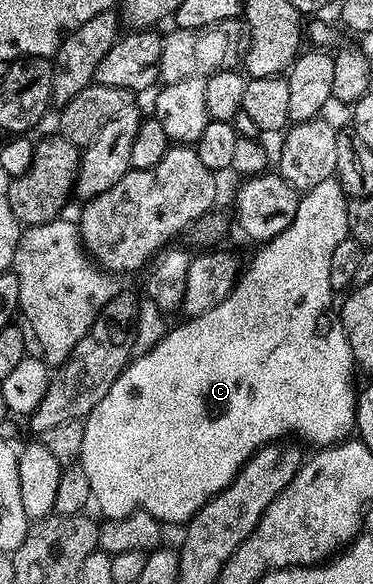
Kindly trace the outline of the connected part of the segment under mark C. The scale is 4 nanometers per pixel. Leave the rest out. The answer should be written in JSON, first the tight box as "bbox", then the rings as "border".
{"bbox":[81,178,357,525],"border":[[[332,178],[321,182],[321,186],[313,186],[308,192],[302,193],[297,206],[297,214],[289,226],[277,238],[266,241],[263,248],[251,260],[251,265],[242,269],[241,275],[235,281],[230,296],[225,298],[213,310],[203,312],[199,316],[184,319],[179,324],[167,330],[164,336],[151,350],[143,355],[136,355],[128,364],[127,369],[119,375],[117,382],[109,386],[109,394],[97,402],[97,406],[85,418],[85,442],[81,463],[85,470],[85,478],[89,478],[91,499],[94,507],[99,507],[106,519],[125,518],[134,512],[147,512],[164,525],[186,525],[213,497],[225,486],[233,482],[235,475],[255,451],[262,448],[265,442],[279,442],[292,432],[300,441],[308,440],[311,446],[334,446],[340,440],[348,439],[355,426],[355,402],[357,399],[357,384],[351,381],[351,375],[357,372],[353,354],[349,350],[349,342],[343,333],[342,324],[336,322],[327,313],[333,293],[329,286],[329,258],[333,258],[333,250],[337,250],[337,242],[348,239],[347,234],[347,202],[339,188],[338,180]]]}

